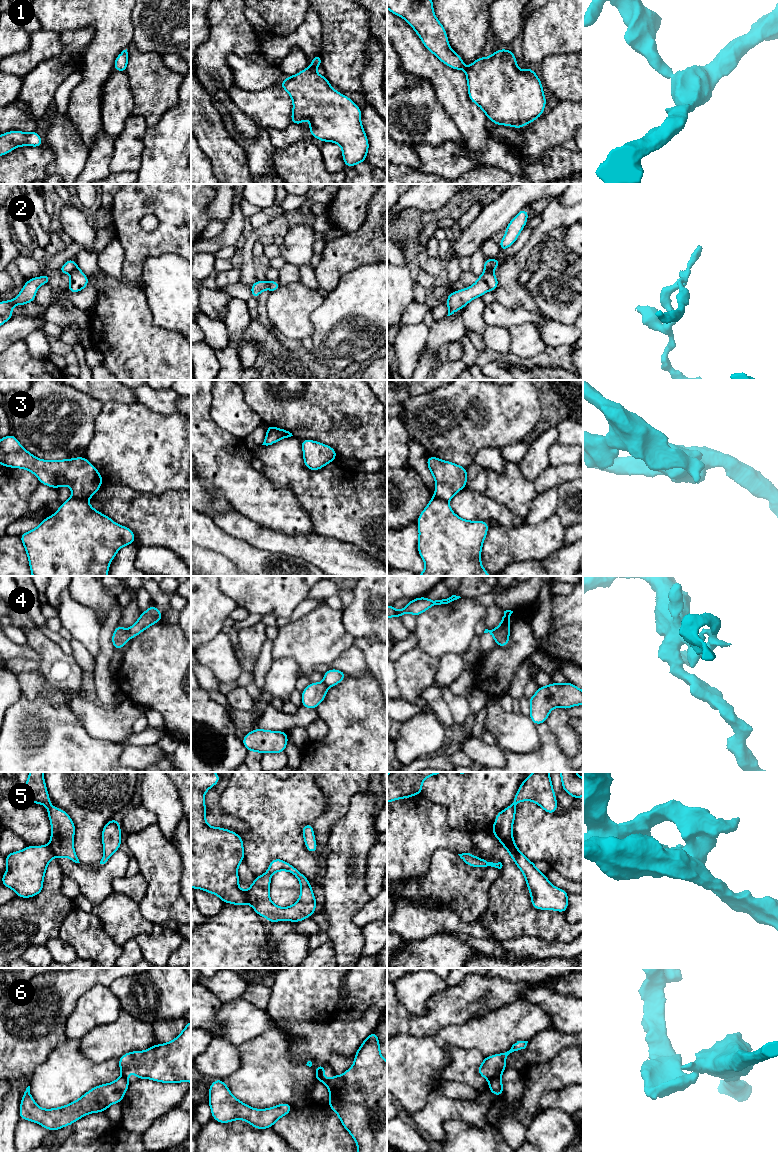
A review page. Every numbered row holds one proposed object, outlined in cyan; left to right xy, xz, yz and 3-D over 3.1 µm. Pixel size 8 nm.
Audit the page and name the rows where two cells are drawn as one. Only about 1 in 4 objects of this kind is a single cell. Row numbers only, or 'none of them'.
1, 2, 3, 4, 5, 6

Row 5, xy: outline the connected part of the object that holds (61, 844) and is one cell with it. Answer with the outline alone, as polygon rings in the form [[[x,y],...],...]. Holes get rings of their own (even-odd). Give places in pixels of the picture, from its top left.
[[[44,772],[29,773],[21,798],[46,806],[51,823],[49,847],[54,857],[67,857],[75,863],[80,863],[74,850],[75,824],[64,810],[51,805],[44,781]]]

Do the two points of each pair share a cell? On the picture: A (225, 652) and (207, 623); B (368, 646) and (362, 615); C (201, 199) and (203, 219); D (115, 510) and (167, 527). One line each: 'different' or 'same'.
A: different
B: different
C: same
D: same

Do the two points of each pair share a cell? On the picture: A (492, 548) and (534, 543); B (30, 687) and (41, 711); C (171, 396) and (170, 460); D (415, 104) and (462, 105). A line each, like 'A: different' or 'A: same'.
A: same
B: different
C: different
D: different

